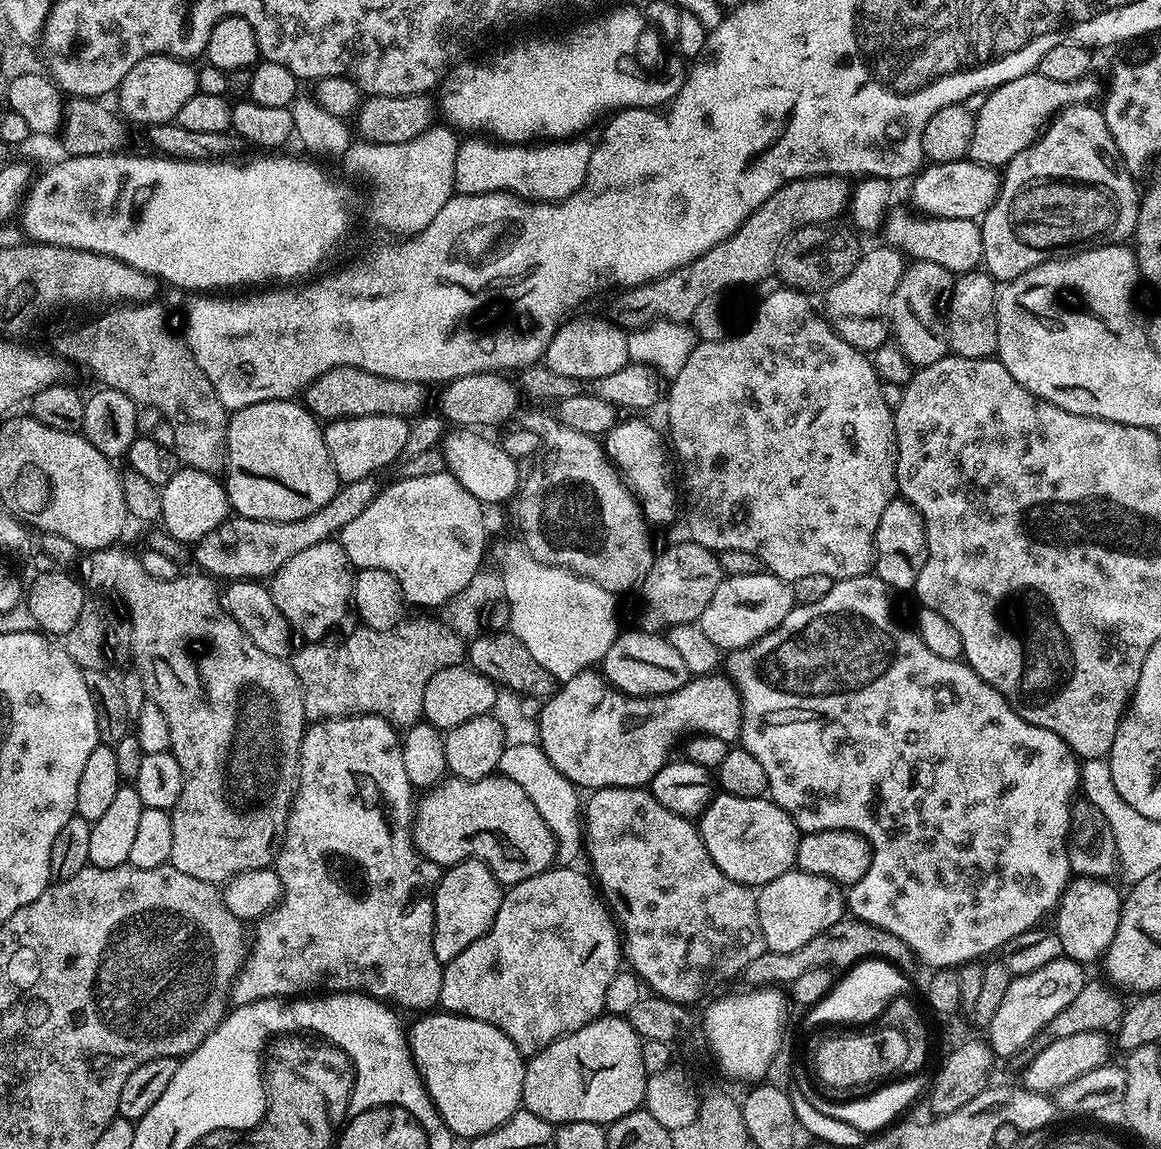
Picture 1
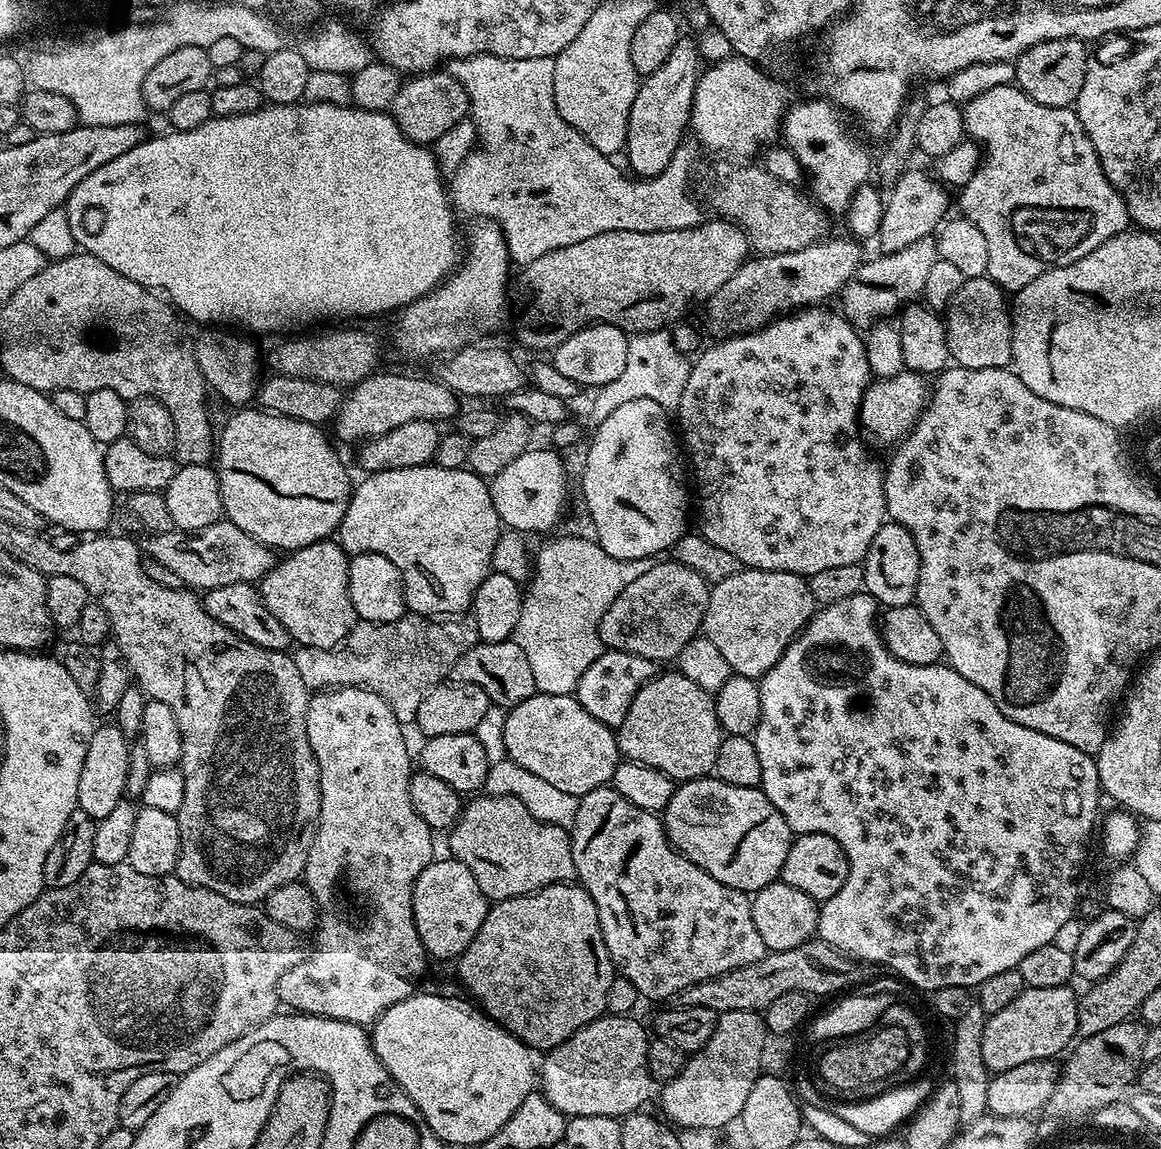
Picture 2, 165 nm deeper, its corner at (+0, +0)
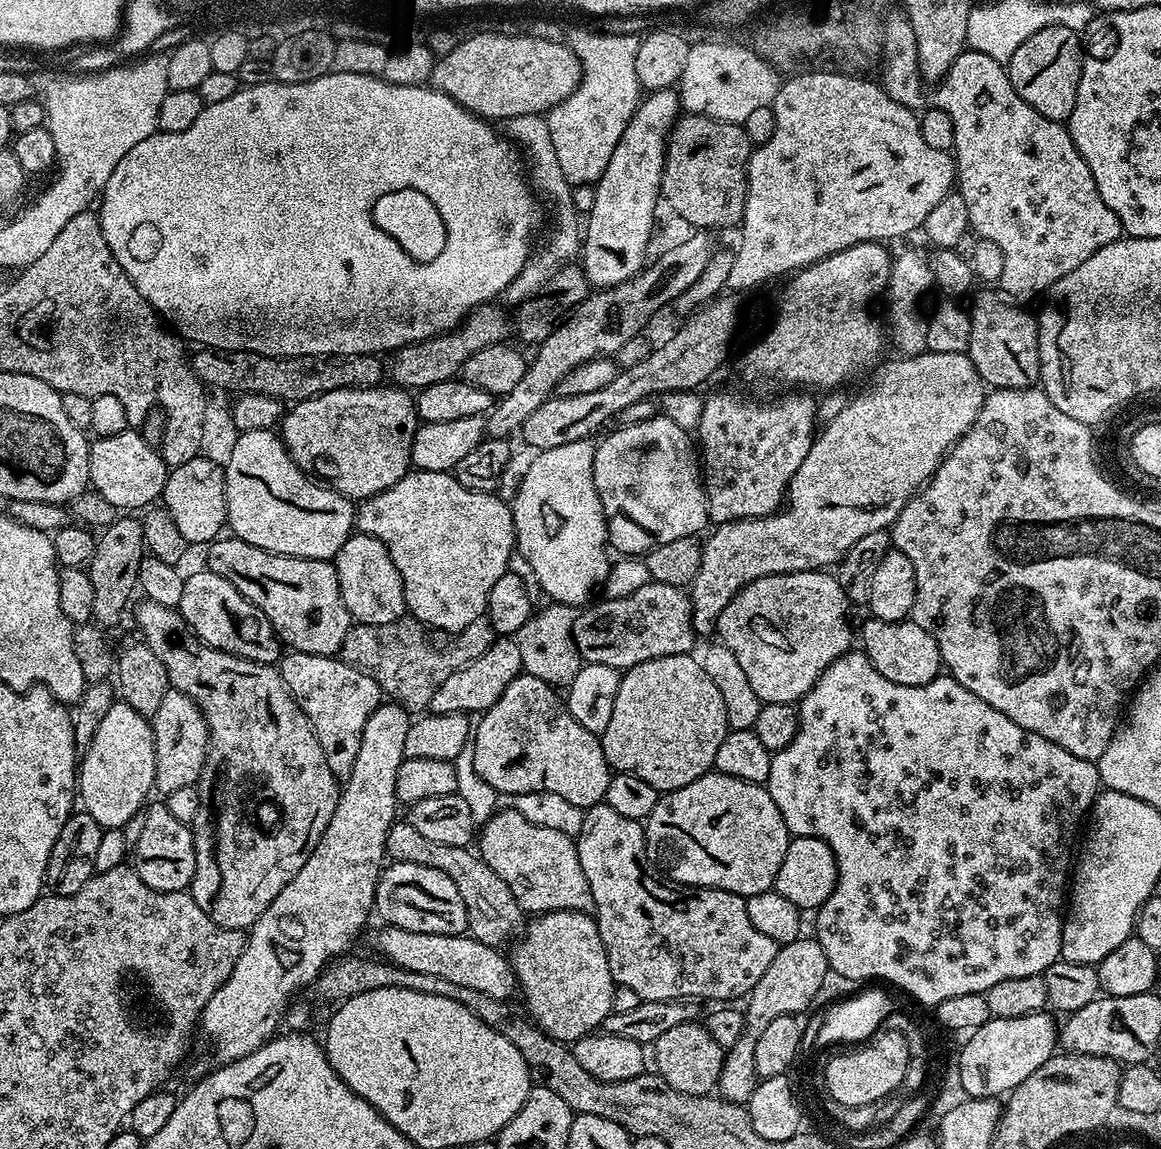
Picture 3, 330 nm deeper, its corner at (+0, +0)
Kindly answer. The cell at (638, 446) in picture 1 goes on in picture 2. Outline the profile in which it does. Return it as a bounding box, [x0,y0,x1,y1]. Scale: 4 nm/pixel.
[582,398,690,560]

